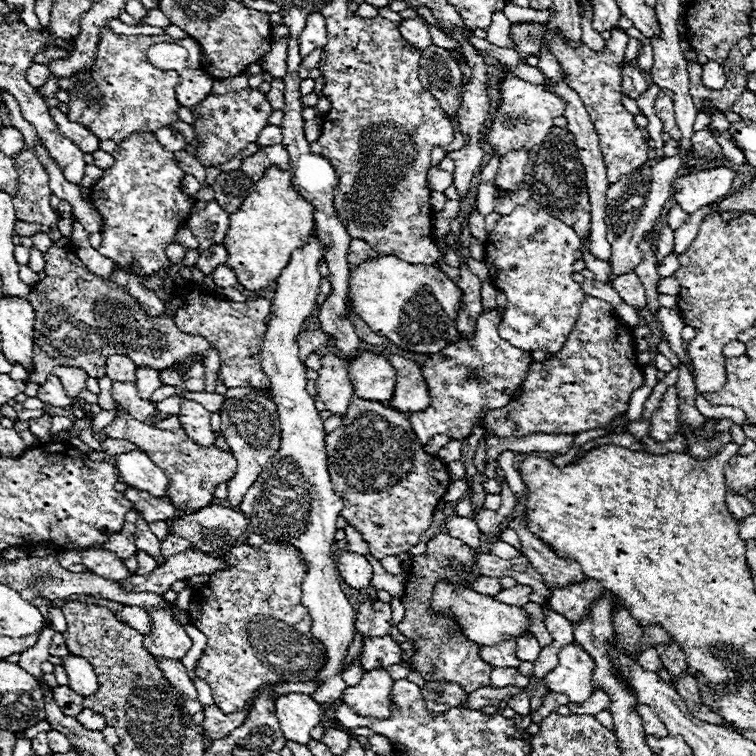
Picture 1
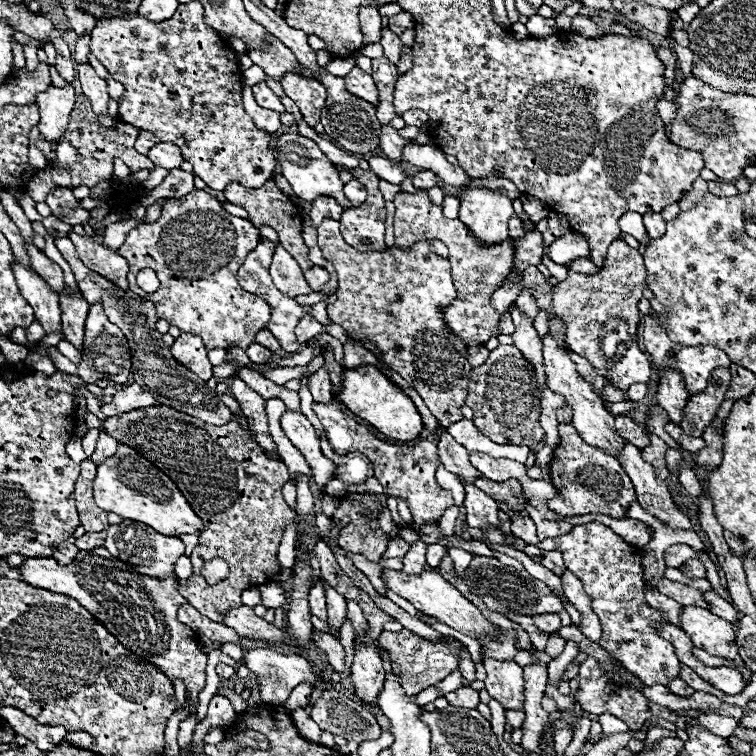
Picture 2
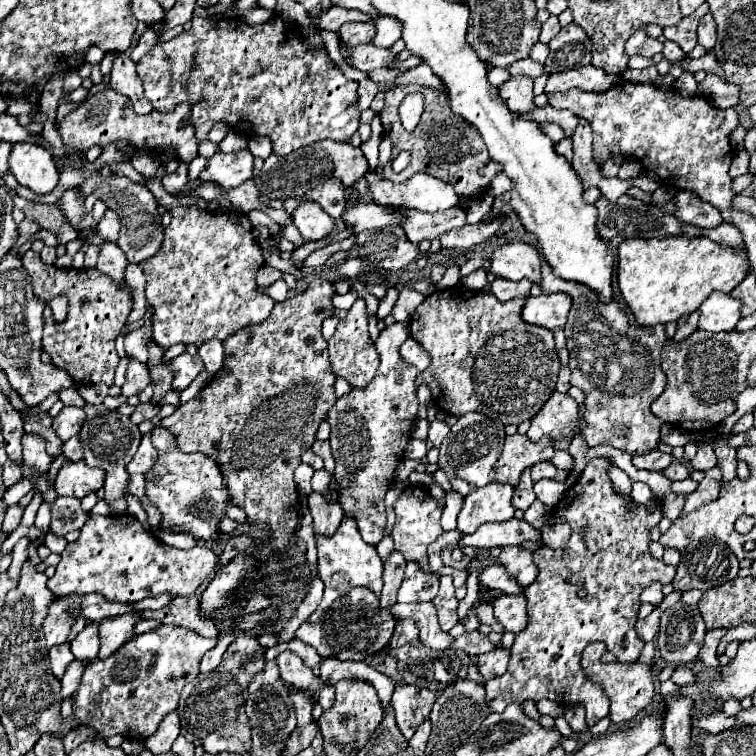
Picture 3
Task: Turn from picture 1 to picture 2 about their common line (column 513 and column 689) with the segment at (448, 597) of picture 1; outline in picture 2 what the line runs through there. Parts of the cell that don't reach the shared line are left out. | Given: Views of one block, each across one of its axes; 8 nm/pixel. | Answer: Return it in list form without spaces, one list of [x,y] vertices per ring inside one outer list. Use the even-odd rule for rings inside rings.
[[[684,606],[680,610],[680,628],[690,636],[696,648],[706,650],[712,656],[730,658],[742,666],[734,644],[734,630],[728,620],[722,620],[706,608]]]

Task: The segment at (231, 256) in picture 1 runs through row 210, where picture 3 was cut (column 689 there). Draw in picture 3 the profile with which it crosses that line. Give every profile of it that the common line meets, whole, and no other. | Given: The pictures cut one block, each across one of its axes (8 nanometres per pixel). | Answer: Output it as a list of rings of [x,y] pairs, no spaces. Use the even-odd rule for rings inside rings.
[[[672,236],[672,238],[652,238],[652,240],[624,240],[618,248],[618,286],[630,310],[634,312],[640,326],[666,324],[678,320],[700,308],[702,300],[710,292],[730,294],[748,274],[750,262],[748,254],[740,250],[728,250],[706,236]]]

